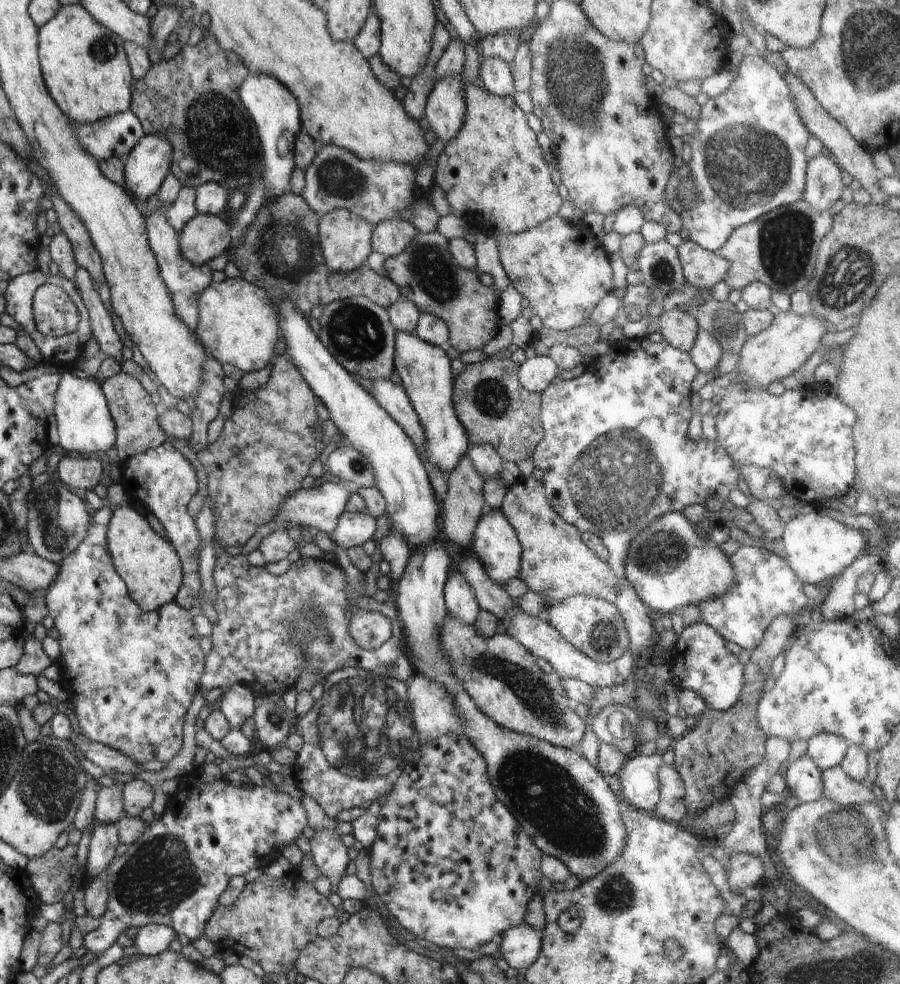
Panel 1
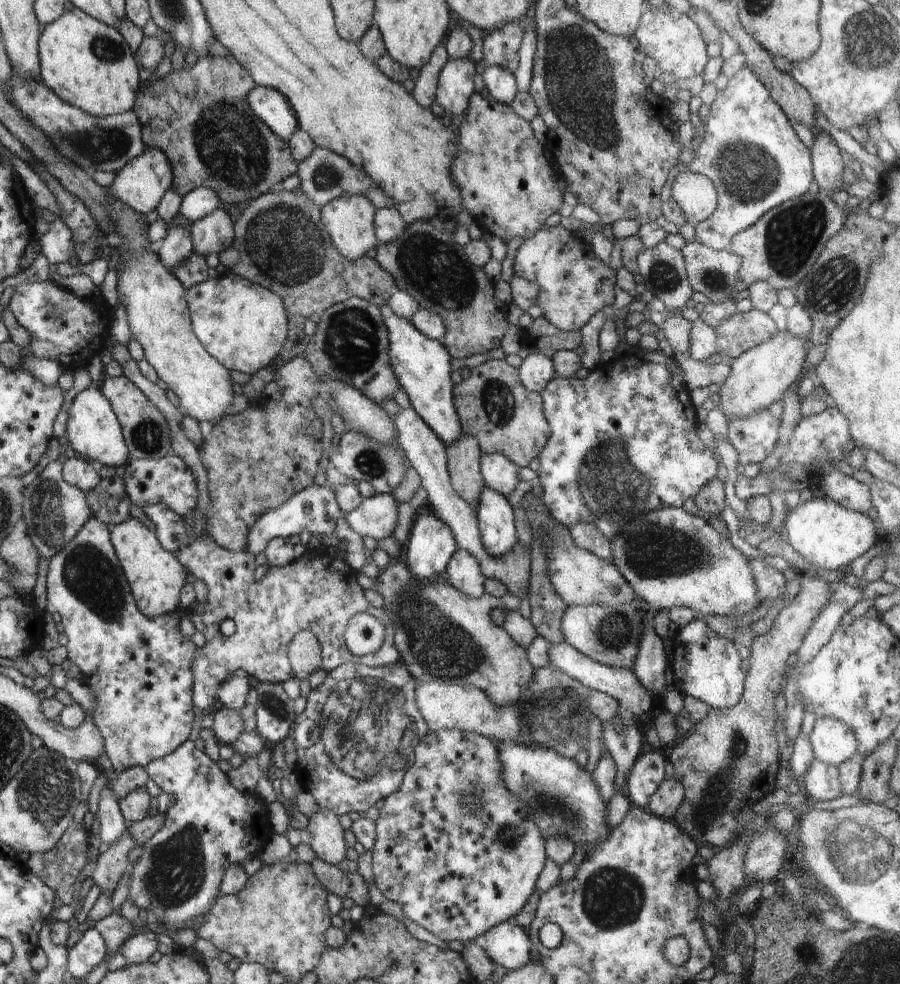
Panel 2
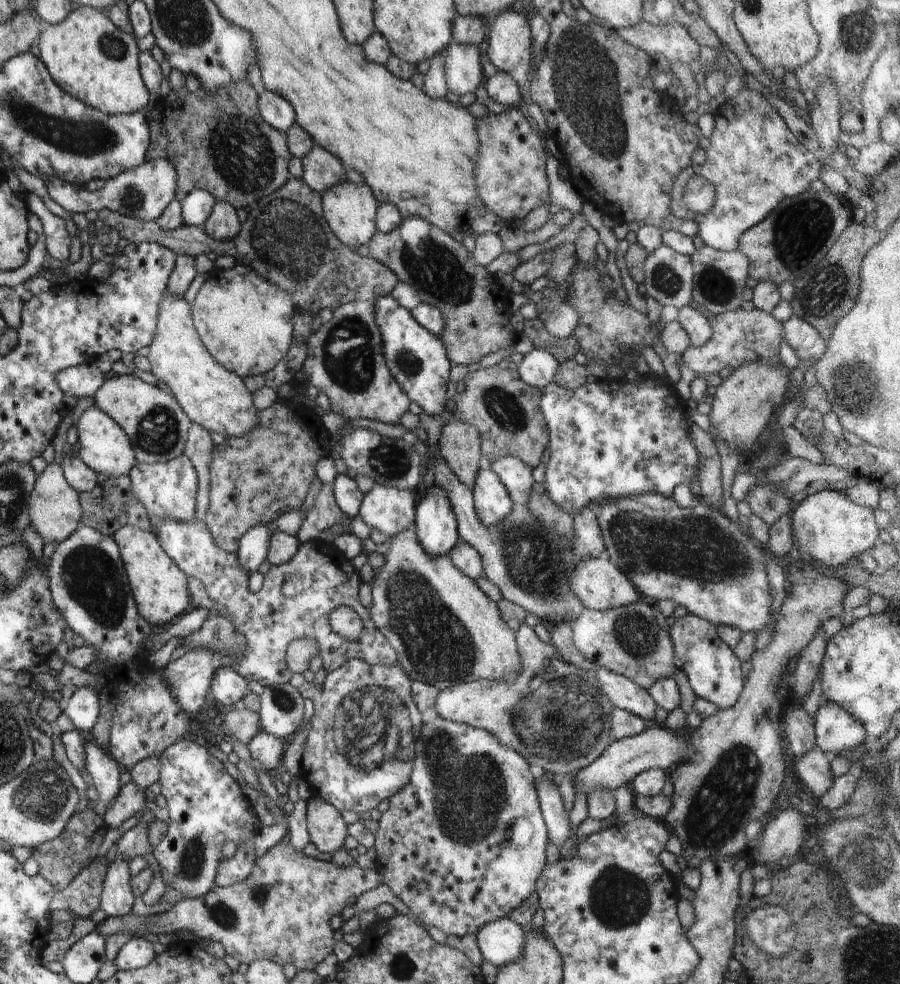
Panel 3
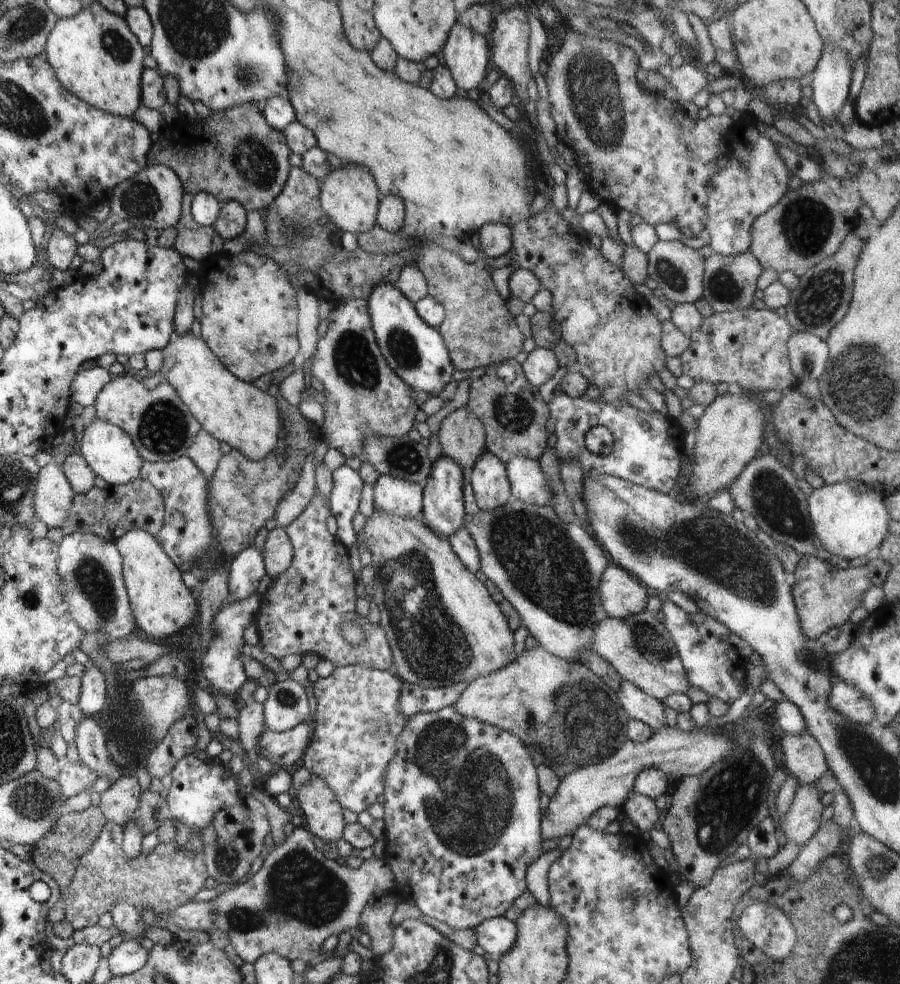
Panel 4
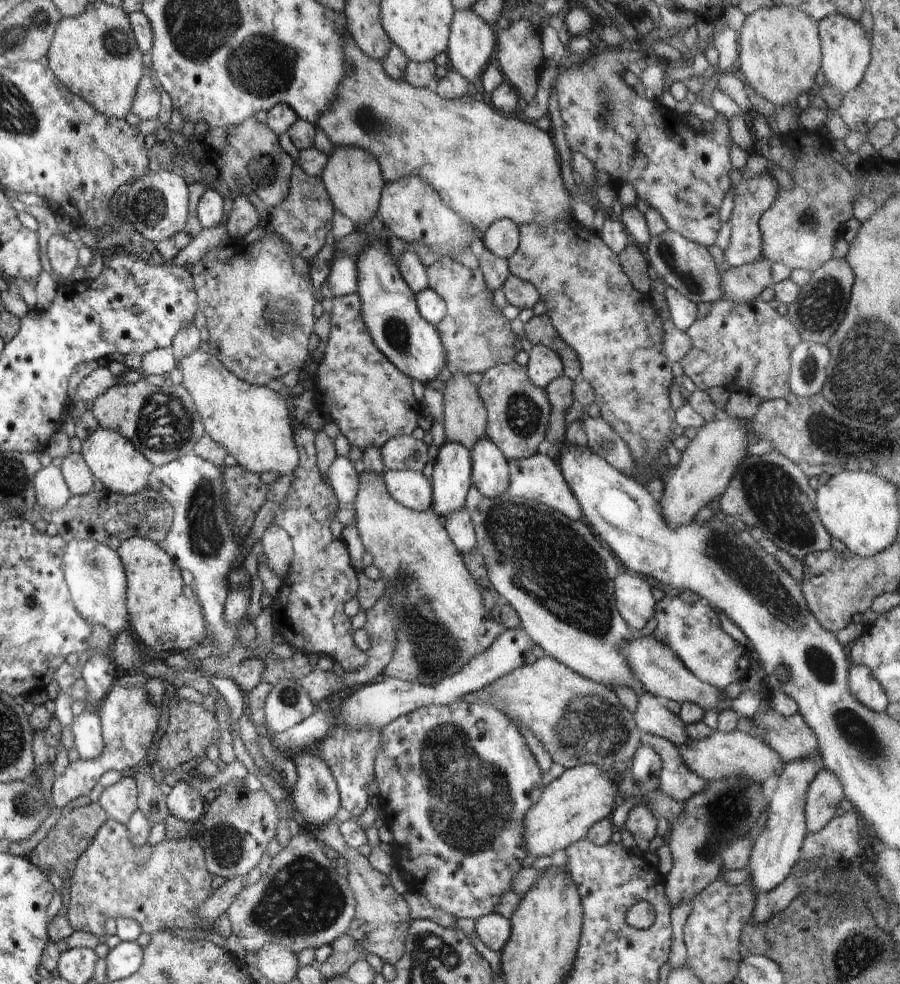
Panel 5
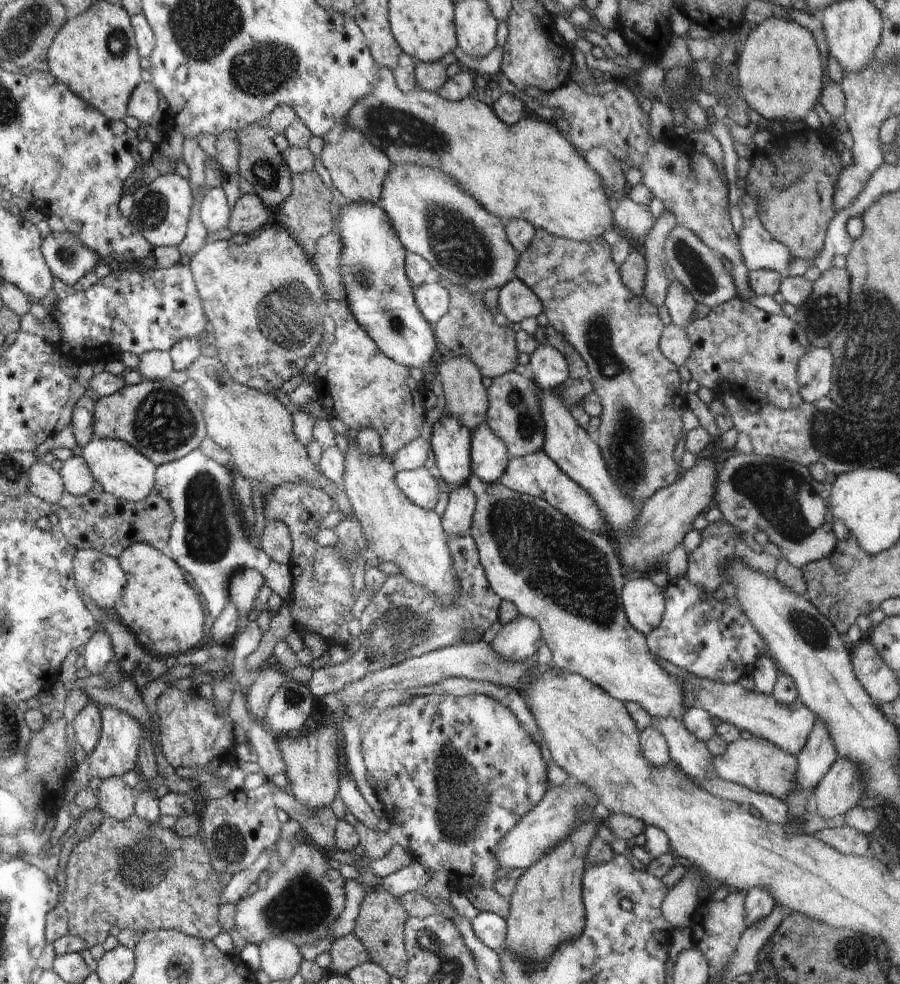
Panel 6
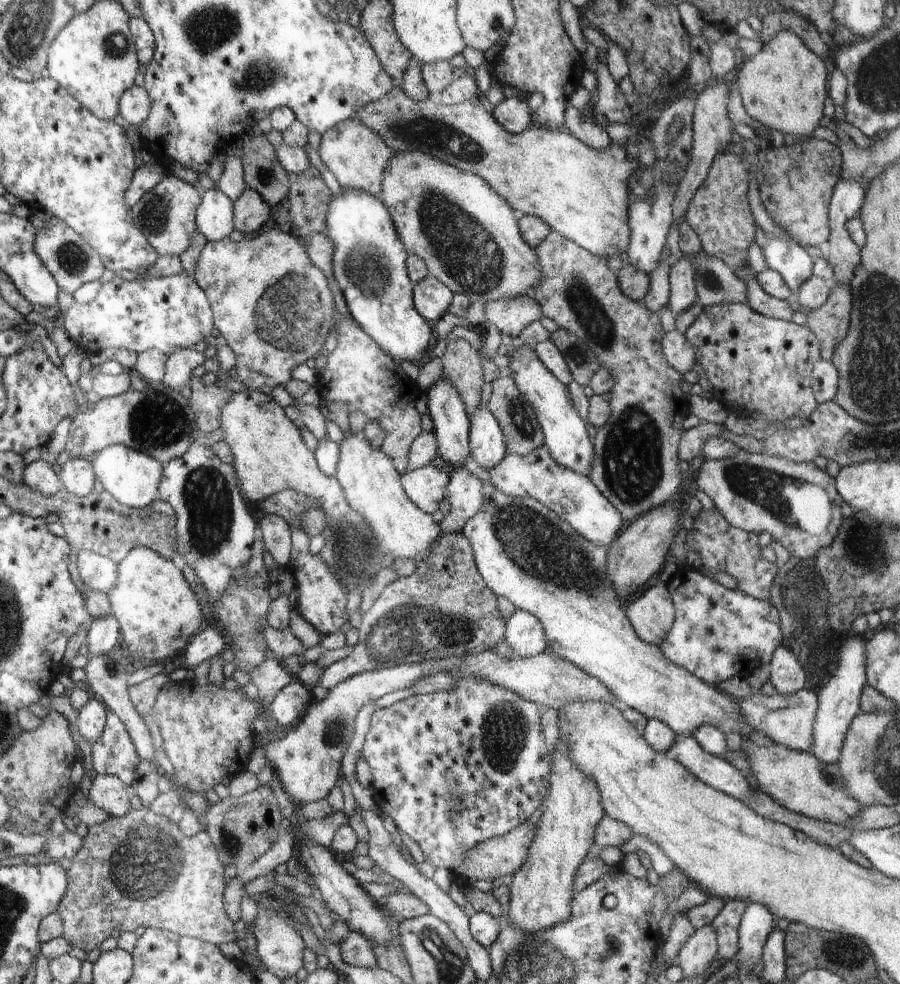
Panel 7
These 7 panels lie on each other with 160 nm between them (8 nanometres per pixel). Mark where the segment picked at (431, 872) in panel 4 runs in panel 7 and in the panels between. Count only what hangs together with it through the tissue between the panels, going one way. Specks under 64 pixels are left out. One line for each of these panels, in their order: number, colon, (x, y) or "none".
5: (466, 761)
6: (462, 771)
7: (452, 769)

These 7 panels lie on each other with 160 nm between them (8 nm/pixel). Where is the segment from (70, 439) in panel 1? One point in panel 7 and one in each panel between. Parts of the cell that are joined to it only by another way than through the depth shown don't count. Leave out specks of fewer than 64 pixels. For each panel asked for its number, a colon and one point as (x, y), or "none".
2: (94, 431)
3: (105, 447)
4: (109, 450)
5: (117, 463)
6: (120, 469)
7: (133, 477)

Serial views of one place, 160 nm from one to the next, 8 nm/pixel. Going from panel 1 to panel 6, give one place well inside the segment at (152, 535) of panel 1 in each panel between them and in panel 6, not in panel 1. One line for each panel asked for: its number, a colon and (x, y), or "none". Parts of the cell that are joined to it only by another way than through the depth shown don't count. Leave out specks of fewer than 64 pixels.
2: (156, 577)
3: (159, 586)
4: (162, 605)
5: (165, 615)
6: (161, 610)

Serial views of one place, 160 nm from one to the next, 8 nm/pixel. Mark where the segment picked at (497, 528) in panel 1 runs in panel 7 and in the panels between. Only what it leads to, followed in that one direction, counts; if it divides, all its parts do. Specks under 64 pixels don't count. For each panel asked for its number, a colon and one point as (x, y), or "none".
2: (495, 517)
3: (492, 502)
4: (488, 477)
5: (489, 469)
6: (489, 454)
7: (486, 440)

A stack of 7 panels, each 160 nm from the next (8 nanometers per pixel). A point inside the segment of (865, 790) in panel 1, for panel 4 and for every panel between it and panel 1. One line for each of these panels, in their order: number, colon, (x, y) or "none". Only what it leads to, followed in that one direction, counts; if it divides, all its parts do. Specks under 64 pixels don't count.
2: (821, 782)
3: (813, 768)
4: (803, 757)

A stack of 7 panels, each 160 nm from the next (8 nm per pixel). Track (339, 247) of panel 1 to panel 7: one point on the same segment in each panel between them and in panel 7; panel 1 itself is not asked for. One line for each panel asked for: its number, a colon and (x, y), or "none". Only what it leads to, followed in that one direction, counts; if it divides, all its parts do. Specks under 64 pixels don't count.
2: (349, 219)
3: (350, 209)
4: (349, 196)
5: (354, 181)
6: (357, 168)
7: (357, 156)

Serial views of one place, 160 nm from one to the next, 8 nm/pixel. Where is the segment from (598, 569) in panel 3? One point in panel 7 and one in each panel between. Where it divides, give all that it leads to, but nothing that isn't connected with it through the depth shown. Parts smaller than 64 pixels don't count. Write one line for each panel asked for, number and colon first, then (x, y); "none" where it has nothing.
4: (622, 595)
5: (636, 604)
6: (643, 601)
7: (652, 615)

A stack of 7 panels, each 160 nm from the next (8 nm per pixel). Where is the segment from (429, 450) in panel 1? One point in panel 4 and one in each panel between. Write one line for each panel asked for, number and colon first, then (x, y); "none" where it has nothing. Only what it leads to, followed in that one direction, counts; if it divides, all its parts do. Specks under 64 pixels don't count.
2: (422, 366)
3: (417, 359)
4: (416, 352)

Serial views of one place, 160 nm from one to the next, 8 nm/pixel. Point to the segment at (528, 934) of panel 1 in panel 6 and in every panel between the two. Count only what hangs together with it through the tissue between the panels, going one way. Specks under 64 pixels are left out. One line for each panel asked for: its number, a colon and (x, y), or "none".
2: (507, 944)
3: (501, 942)
4: (496, 936)
5: (493, 929)
6: (488, 927)

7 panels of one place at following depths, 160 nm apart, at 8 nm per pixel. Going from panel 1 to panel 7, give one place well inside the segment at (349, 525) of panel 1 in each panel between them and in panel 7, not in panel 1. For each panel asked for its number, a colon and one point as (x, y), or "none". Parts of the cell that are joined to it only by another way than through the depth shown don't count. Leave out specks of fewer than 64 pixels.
2: (376, 516)
3: (392, 510)
4: (395, 496)
5: (412, 489)
6: (419, 486)
7: (426, 486)

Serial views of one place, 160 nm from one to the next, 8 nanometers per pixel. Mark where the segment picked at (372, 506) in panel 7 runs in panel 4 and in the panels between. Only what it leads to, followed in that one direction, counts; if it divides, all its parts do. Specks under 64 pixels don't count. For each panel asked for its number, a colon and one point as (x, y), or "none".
4: (442, 626)
5: (442, 623)
6: (397, 530)

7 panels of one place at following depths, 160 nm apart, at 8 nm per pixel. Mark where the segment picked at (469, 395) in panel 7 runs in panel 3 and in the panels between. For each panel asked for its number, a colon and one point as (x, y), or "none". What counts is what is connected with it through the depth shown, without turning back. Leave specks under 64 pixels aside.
3: (459, 444)
4: (461, 434)
5: (465, 415)
6: (466, 397)

